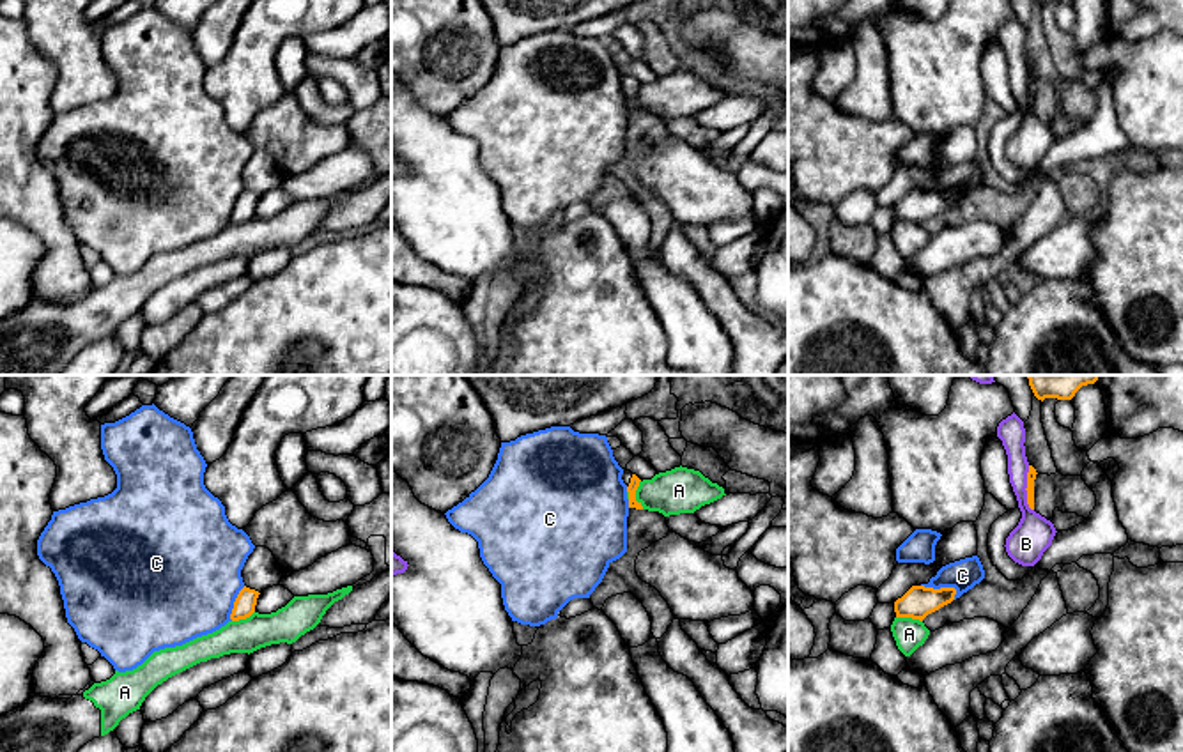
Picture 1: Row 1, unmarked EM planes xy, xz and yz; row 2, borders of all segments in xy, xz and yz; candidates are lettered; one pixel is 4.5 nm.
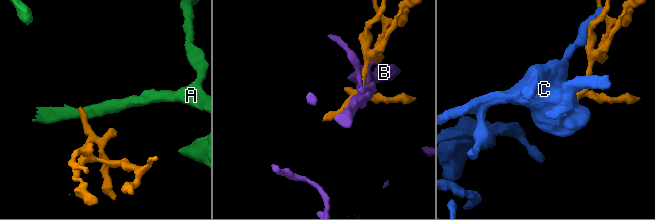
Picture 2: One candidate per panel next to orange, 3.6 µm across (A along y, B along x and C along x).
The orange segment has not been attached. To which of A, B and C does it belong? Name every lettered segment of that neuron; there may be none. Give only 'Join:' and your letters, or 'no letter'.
Join: no letter

